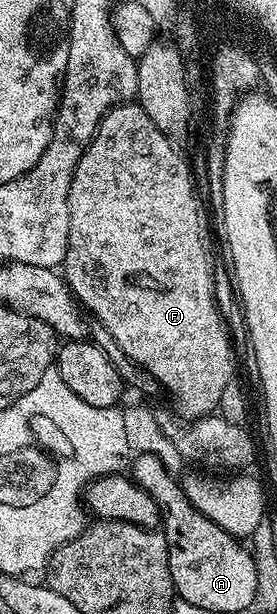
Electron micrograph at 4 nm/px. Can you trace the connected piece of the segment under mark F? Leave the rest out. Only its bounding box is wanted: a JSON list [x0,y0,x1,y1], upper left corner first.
[62,103,234,419]

